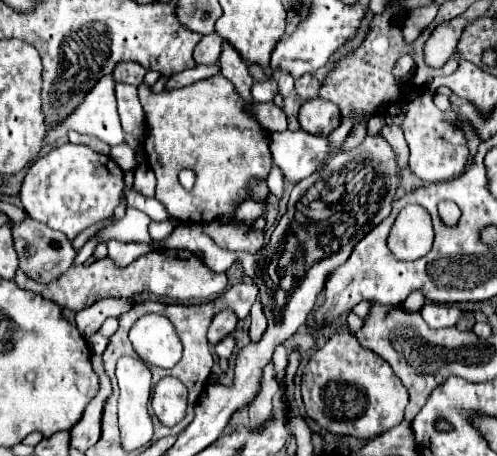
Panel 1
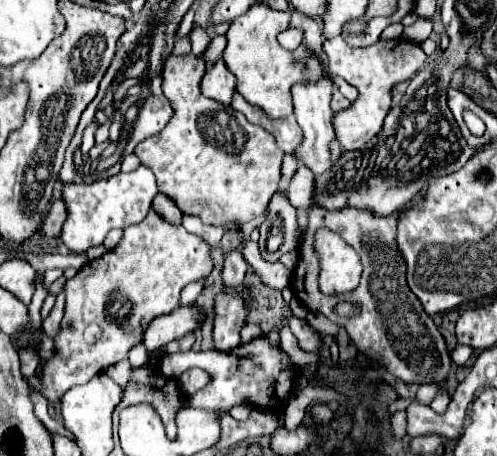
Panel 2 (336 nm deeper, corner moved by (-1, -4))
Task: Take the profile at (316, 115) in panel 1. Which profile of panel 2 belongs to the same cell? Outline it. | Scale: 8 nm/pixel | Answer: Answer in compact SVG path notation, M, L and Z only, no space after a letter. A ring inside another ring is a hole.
M341 36L325 40L323 50L329 58L329 73L342 77L359 89L359 98L355 104L351 104L347 110L339 110L333 116L333 128L339 144L345 150L359 150L369 138L379 134L383 120L391 108L391 86L409 80L415 72L419 72L427 56L417 44L407 40L379 40L367 48L351 48Z

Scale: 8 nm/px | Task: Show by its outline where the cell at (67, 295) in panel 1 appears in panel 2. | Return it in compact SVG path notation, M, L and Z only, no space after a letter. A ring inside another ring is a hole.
M153 210L139 224L125 228L121 242L105 252L105 256L87 262L71 280L65 284L65 314L61 320L61 332L55 336L57 354L45 362L43 374L29 378L29 386L45 394L47 400L59 400L71 386L85 384L89 378L101 374L107 366L113 366L127 358L131 346L143 340L143 330L147 322L155 316L169 314L179 306L181 290L197 280L209 276L213 270L213 260L209 244L195 234L189 234L183 226L173 226L159 218Z

